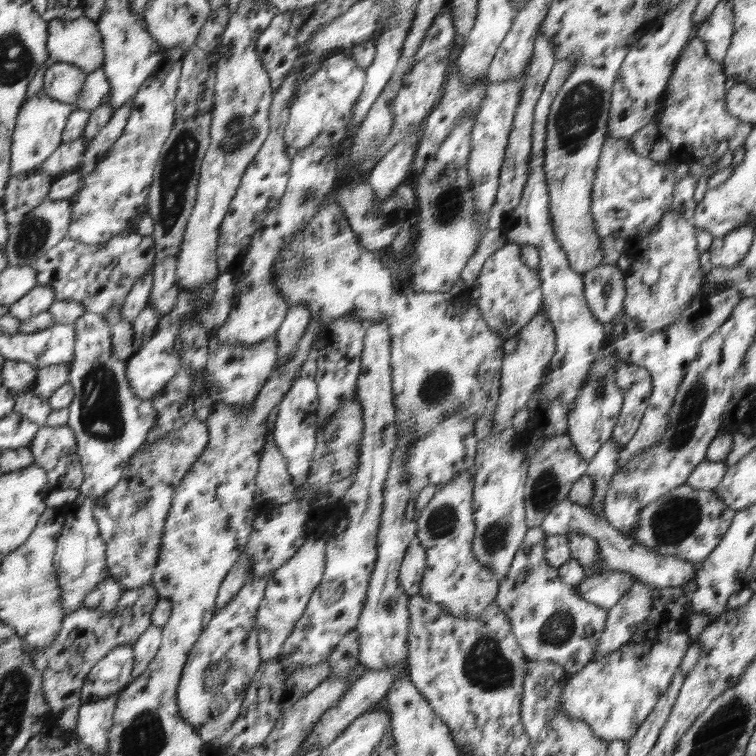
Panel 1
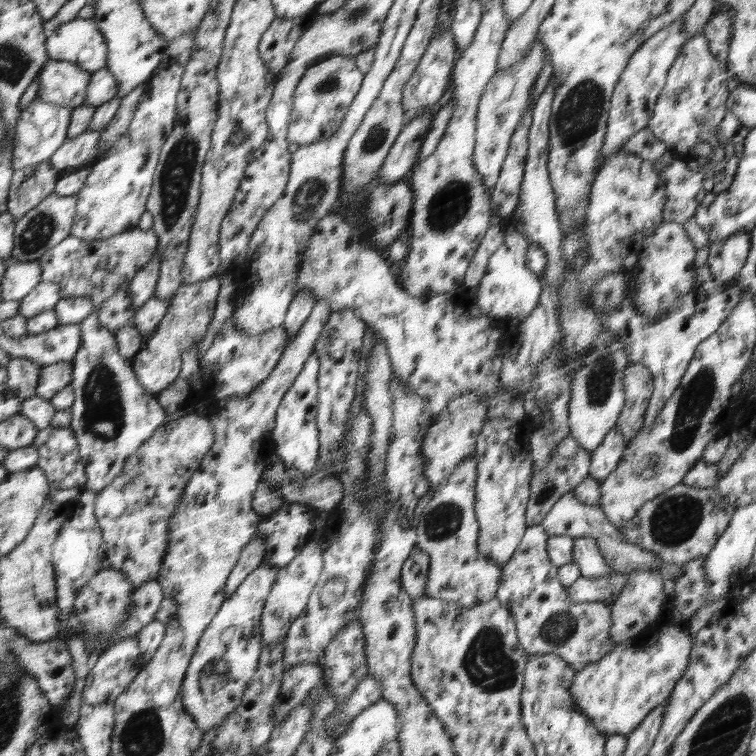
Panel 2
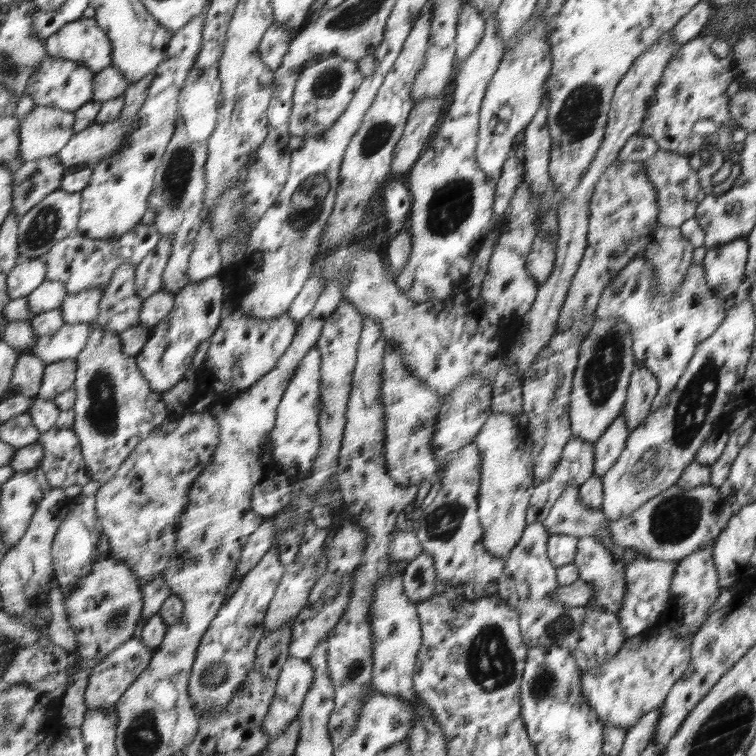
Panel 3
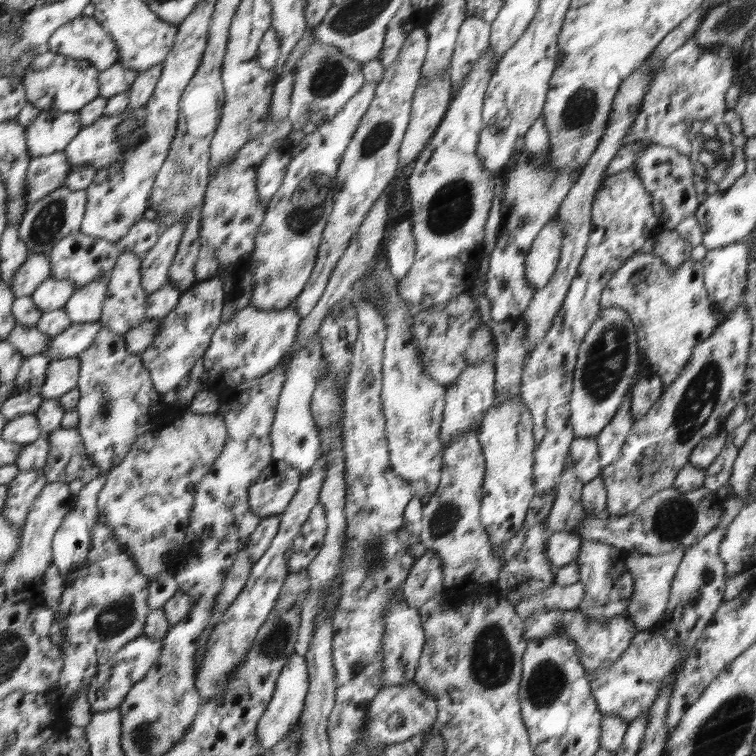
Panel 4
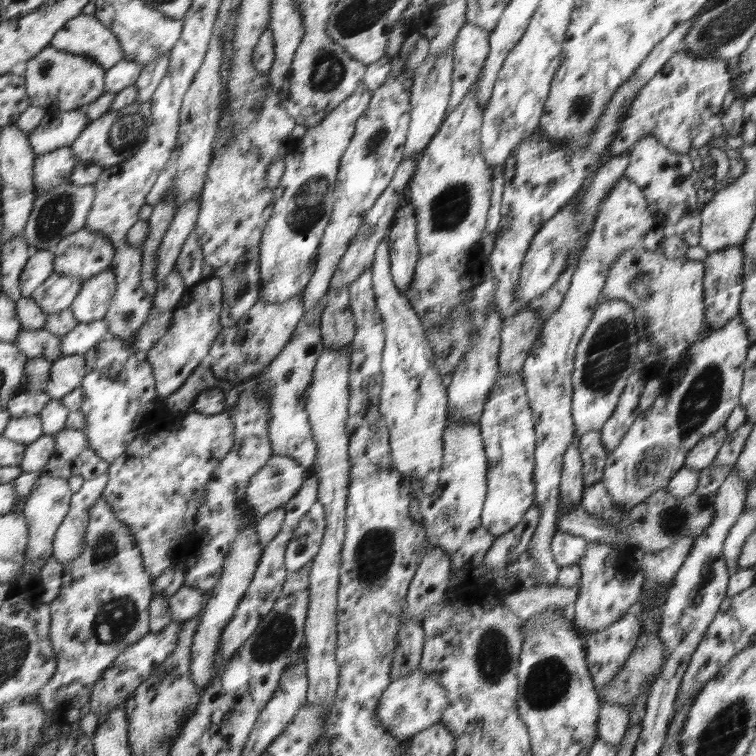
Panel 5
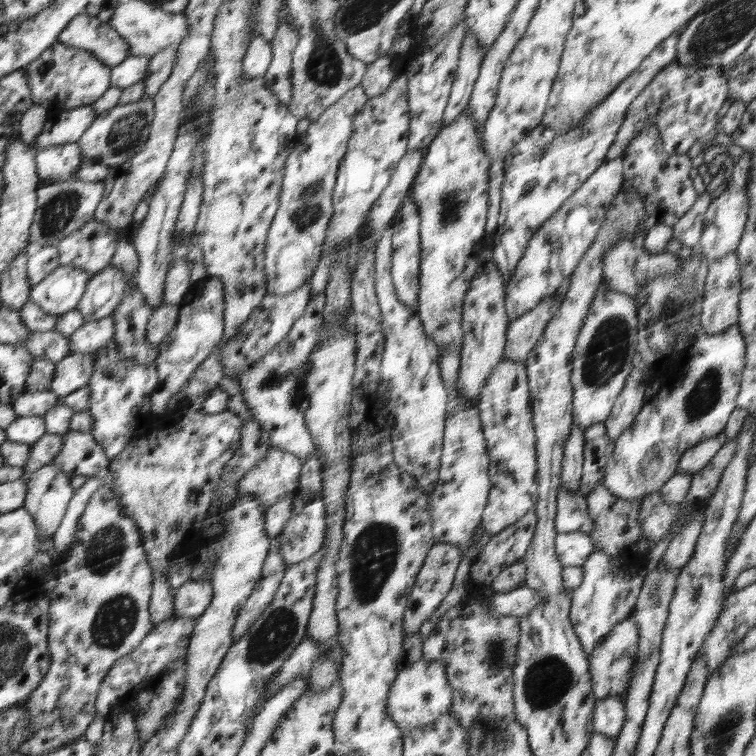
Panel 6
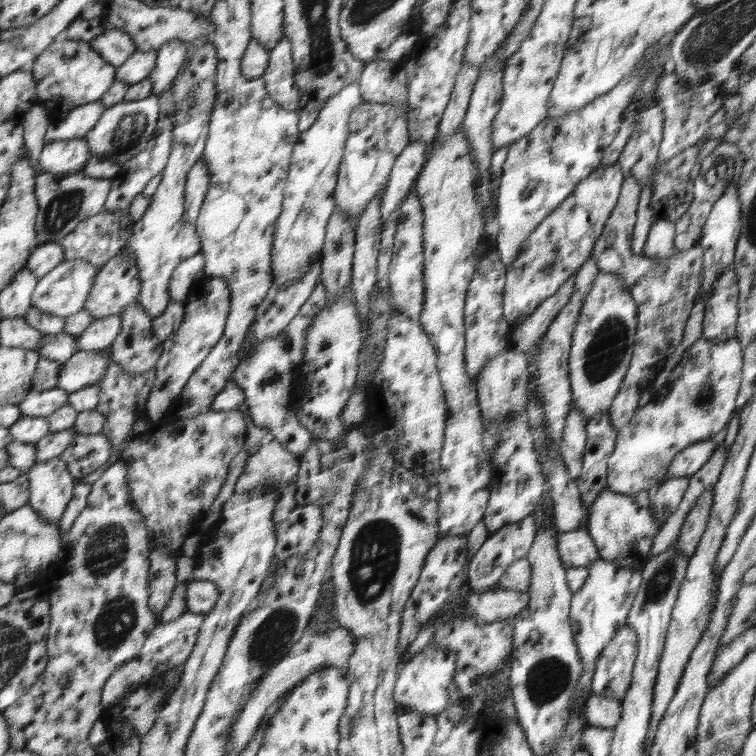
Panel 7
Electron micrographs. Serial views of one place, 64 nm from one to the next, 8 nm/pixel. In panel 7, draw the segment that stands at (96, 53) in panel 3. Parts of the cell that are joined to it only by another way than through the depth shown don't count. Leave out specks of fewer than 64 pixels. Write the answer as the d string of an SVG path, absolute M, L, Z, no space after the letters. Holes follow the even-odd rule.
M78 17L64 33L66 40L89 42L108 62L121 67L139 51L135 38L124 28L114 26L108 19L94 20Z

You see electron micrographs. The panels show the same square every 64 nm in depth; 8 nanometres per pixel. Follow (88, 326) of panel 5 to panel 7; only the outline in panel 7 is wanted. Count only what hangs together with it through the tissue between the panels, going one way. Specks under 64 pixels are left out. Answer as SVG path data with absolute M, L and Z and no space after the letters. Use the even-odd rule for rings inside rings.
M122 315L96 320L91 327L79 337L79 347L82 351L102 351L112 348L123 329Z

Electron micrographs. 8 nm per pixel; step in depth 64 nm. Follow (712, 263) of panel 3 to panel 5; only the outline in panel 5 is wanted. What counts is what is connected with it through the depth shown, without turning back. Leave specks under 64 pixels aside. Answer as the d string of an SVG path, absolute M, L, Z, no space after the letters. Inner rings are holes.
M733 246L708 254L703 262L705 274L705 321L711 330L722 328L741 312L741 294L744 289L745 257L740 246Z

